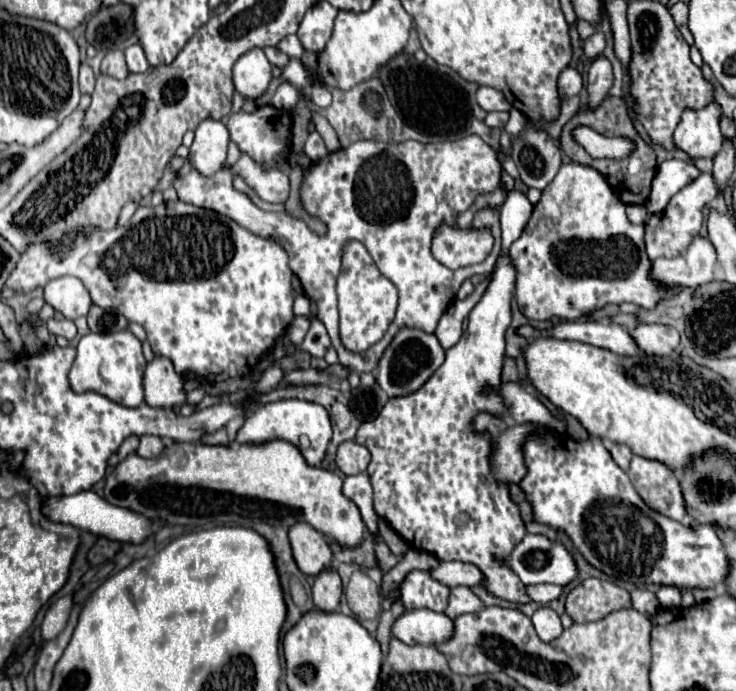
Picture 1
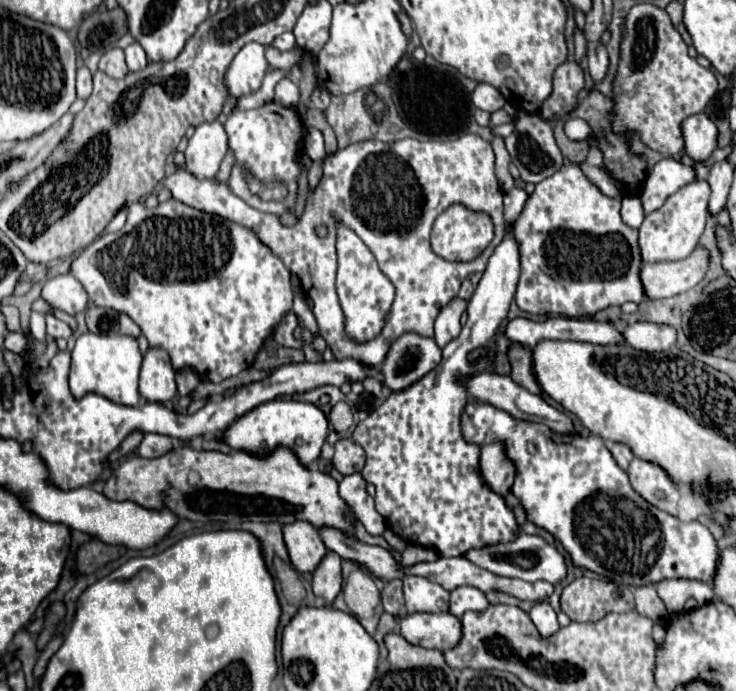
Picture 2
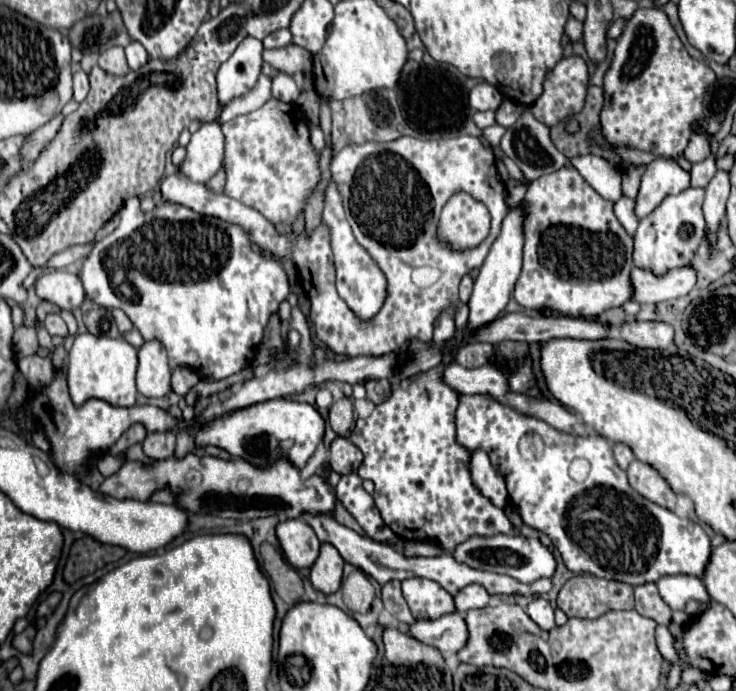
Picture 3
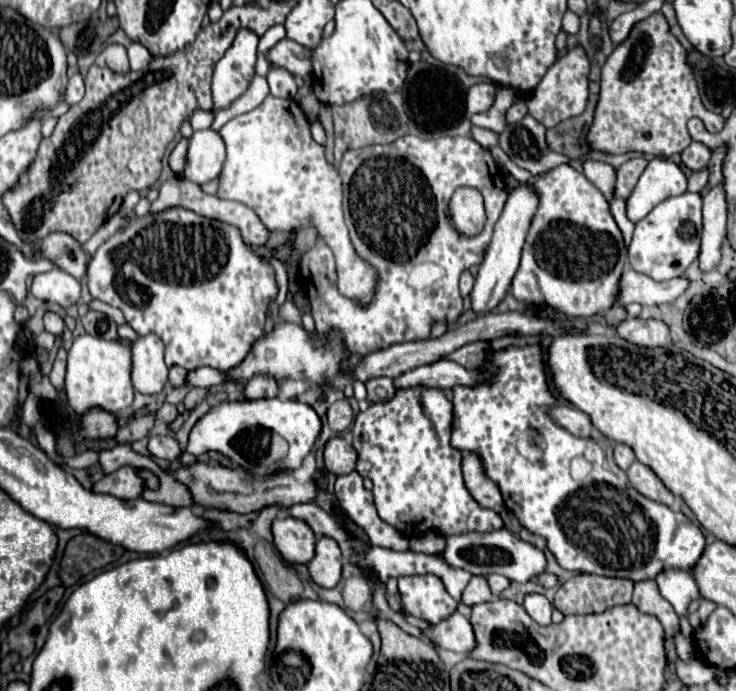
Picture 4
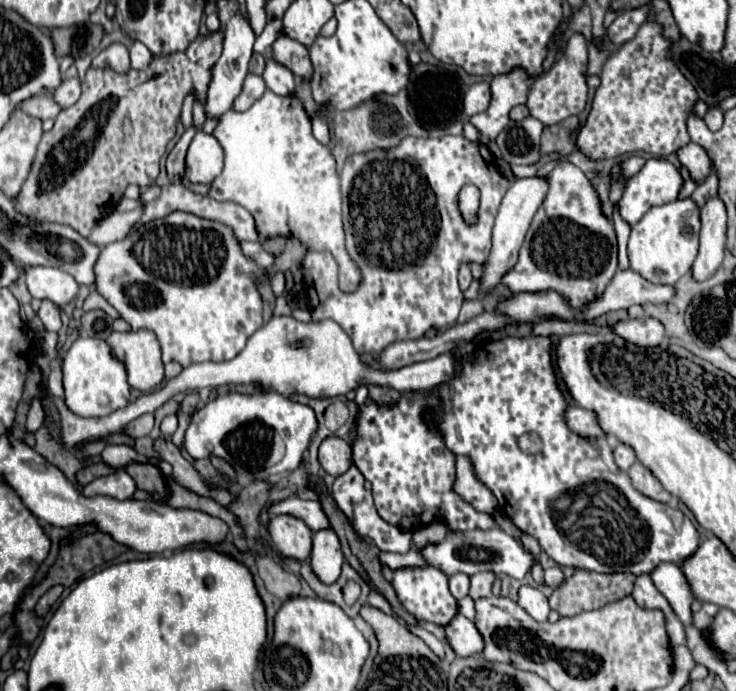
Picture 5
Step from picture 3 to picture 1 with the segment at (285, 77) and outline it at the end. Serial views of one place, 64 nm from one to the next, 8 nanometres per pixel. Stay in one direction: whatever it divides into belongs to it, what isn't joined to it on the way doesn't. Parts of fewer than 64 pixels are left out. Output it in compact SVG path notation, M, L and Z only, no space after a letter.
M282 82L270 100L270 104L278 110L292 110L296 102L298 102L298 92L290 82Z

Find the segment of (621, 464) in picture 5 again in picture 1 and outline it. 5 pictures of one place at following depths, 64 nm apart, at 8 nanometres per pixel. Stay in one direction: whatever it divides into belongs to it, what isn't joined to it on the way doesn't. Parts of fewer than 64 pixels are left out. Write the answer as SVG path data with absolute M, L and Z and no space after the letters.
M604 440L604 446L608 448L608 452L612 454L614 462L622 468L622 470L628 470L628 464L630 464L630 458L632 458L632 452L628 446L624 444L614 444L610 440Z

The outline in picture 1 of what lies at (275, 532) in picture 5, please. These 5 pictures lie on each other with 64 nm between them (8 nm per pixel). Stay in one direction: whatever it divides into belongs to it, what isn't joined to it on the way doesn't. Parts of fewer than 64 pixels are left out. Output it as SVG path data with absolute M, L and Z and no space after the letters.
M294 524L288 530L288 536L294 550L294 560L304 574L318 576L322 570L328 570L332 566L334 554L328 538L316 532L310 524Z

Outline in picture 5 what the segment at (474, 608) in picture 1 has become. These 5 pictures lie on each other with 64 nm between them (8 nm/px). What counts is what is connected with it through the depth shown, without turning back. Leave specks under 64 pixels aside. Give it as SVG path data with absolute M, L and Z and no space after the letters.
M480 572L480 574L474 574L470 578L470 598L472 600L480 600L480 598L486 598L486 596L492 596L492 580L496 578L496 574L492 572Z

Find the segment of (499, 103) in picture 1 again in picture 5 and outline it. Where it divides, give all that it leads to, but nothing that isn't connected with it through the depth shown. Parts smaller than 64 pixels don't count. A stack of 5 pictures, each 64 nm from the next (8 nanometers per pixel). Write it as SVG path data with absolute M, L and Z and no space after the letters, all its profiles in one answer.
M478 82L478 84L472 84L464 96L464 114L468 116L474 116L478 112L484 112L490 104L490 98L492 98L492 92L490 92L490 84L486 82Z

